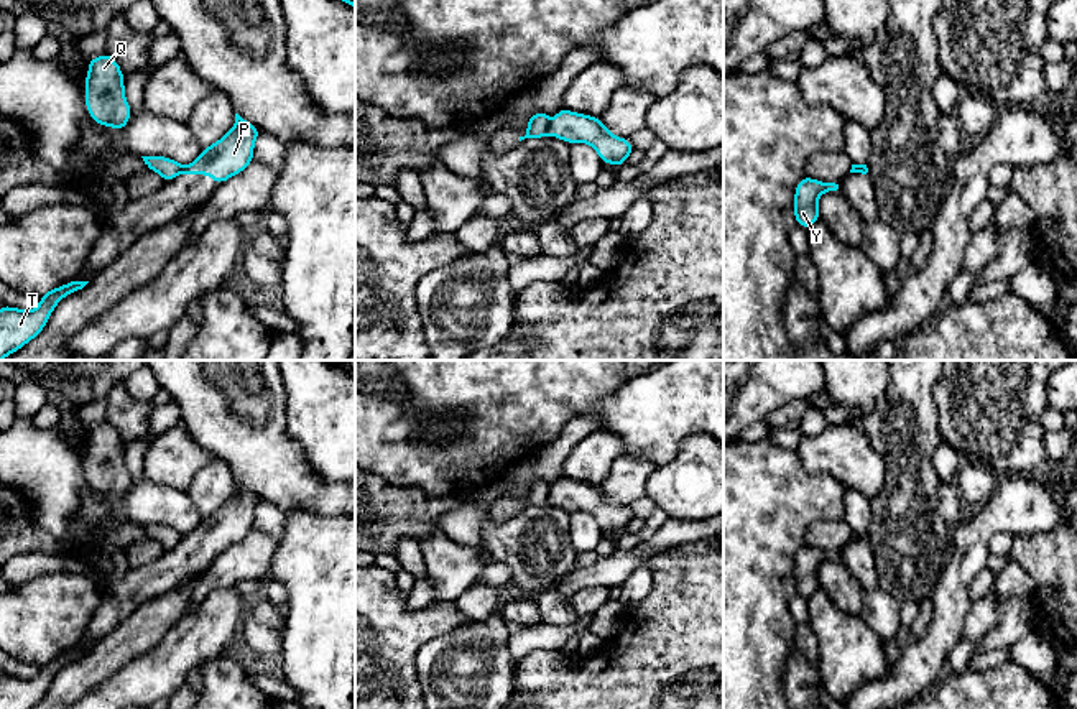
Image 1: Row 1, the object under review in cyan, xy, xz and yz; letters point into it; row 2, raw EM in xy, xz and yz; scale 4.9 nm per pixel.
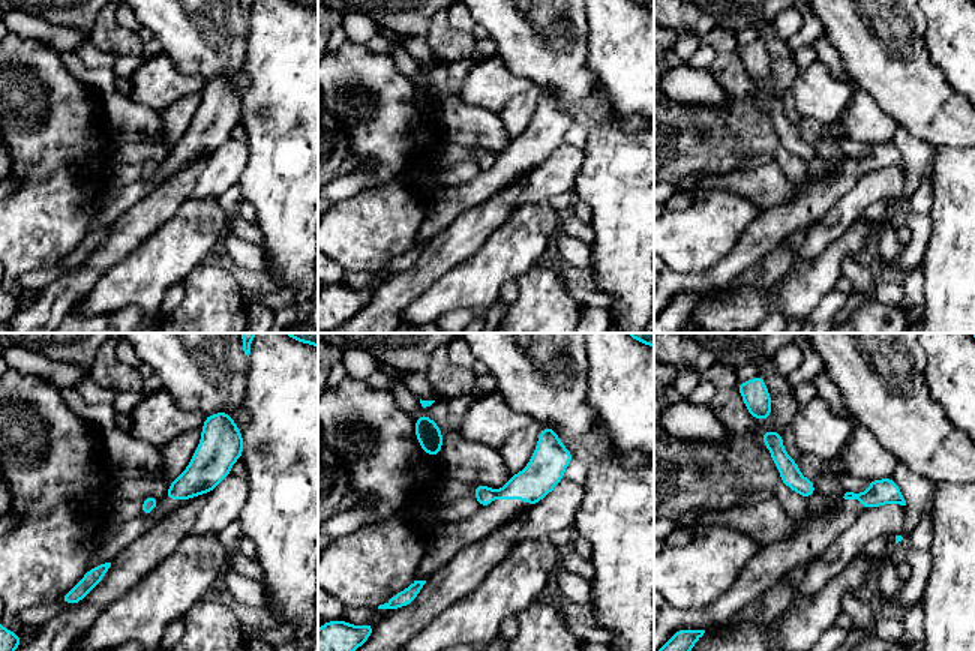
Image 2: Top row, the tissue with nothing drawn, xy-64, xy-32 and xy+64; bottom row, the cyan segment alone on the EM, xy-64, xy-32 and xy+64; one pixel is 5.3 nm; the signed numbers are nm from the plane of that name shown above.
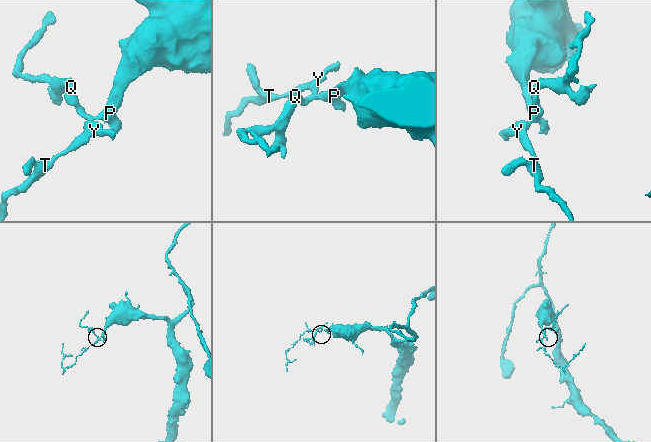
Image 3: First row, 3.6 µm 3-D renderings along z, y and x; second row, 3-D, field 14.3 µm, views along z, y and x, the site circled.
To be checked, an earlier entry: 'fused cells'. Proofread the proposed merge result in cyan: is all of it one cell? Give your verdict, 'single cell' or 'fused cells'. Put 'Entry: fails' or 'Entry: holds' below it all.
fused cells
Entry: holds

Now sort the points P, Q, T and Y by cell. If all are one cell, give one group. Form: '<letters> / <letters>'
P / Q T Y

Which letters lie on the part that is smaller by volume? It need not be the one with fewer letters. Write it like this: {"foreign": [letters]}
{"foreign": ["Q", "T", "Y"]}

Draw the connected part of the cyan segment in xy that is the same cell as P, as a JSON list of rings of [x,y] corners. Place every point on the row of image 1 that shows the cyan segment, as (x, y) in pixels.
[[[235,114],[235,125],[215,143],[204,148],[201,156],[183,166],[183,174],[206,174],[217,184],[250,166],[260,128]]]

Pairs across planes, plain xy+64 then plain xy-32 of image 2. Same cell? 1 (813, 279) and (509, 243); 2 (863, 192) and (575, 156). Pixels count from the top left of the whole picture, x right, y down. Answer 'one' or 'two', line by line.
1: one
2: one

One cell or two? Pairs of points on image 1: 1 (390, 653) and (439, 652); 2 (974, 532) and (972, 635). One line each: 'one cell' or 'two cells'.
1: two cells
2: two cells

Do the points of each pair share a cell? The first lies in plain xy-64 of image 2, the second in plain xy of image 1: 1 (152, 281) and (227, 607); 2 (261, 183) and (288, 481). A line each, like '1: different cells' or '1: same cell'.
1: same cell
2: different cells

